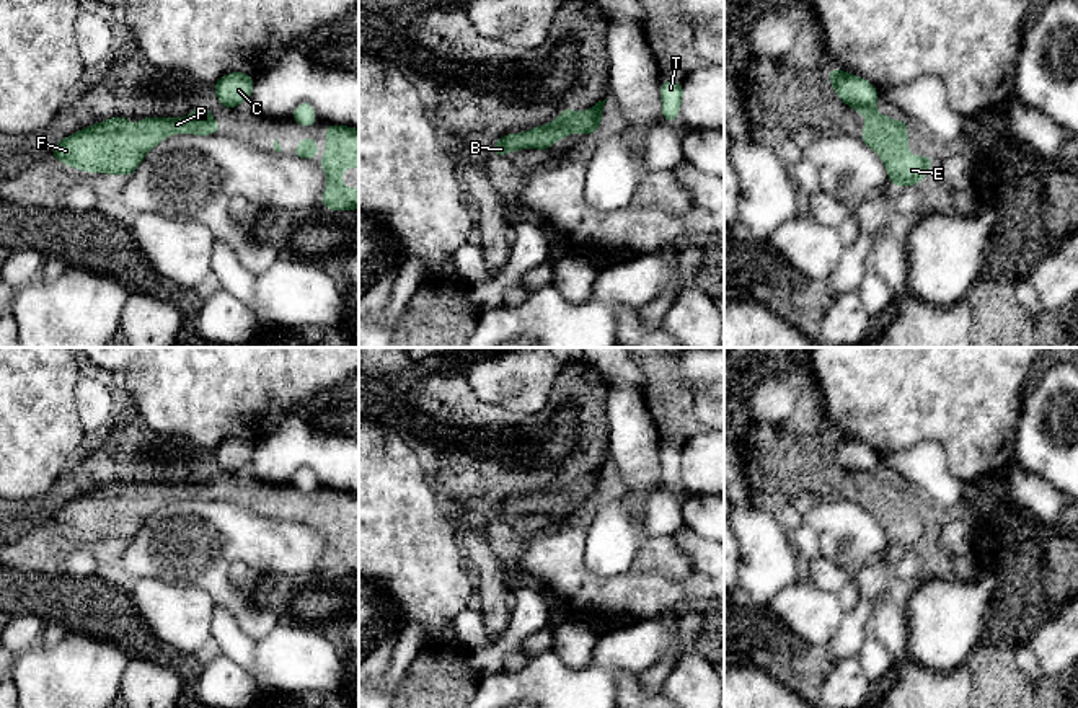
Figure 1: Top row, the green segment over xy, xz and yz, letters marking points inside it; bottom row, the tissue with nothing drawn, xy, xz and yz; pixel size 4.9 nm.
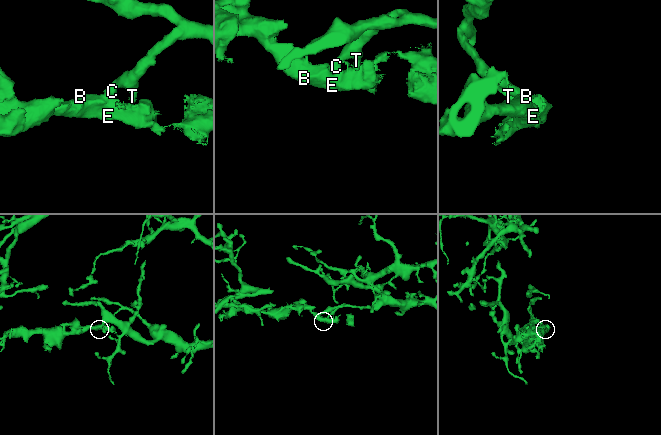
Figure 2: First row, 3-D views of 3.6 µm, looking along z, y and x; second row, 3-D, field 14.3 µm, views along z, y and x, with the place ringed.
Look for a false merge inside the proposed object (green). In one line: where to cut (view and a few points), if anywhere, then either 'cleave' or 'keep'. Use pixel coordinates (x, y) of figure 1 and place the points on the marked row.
cut yz (874, 103), (852, 106); cleave

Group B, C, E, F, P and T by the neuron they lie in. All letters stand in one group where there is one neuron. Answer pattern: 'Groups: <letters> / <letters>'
Groups: B E F P / C T

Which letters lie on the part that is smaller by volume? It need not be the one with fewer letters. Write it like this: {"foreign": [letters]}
{"foreign": ["B", "E", "F", "P"]}

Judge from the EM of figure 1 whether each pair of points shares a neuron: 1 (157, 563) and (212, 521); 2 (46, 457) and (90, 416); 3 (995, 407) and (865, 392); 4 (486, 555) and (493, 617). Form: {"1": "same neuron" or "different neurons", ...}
{"1": "same neuron", "2": "different neurons", "3": "same neuron", "4": "same neuron"}

